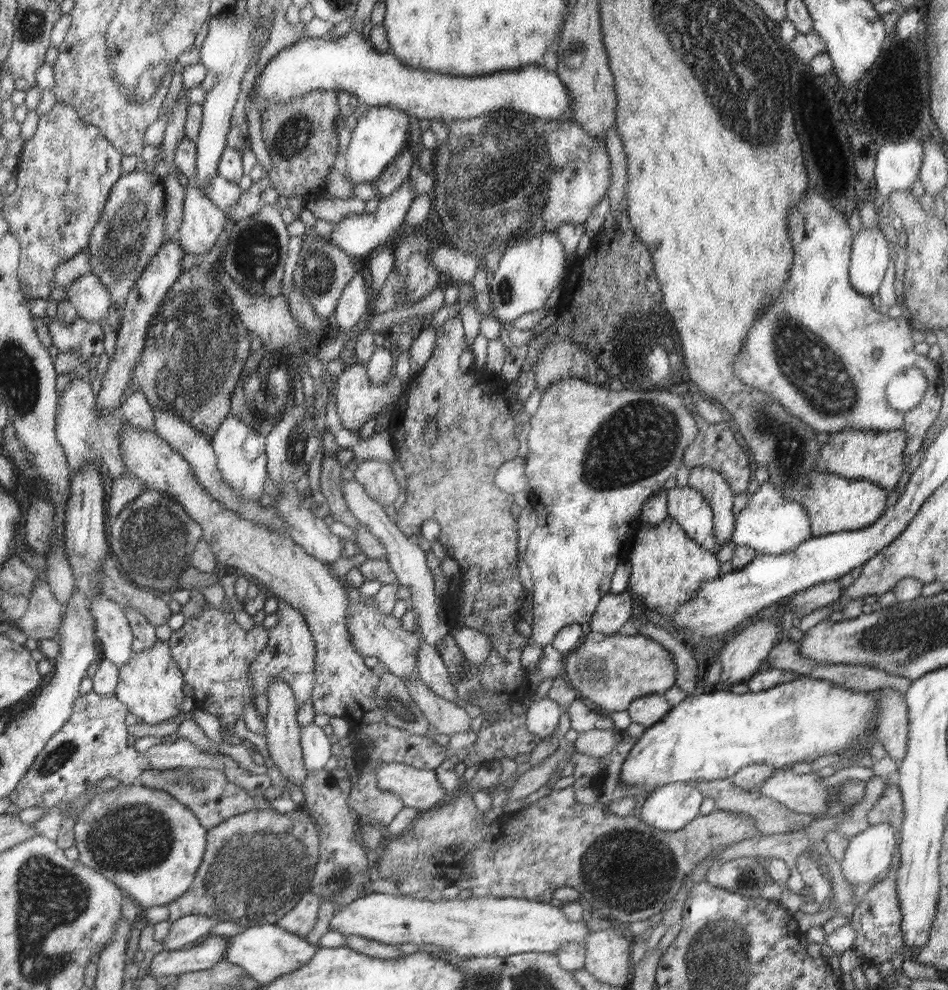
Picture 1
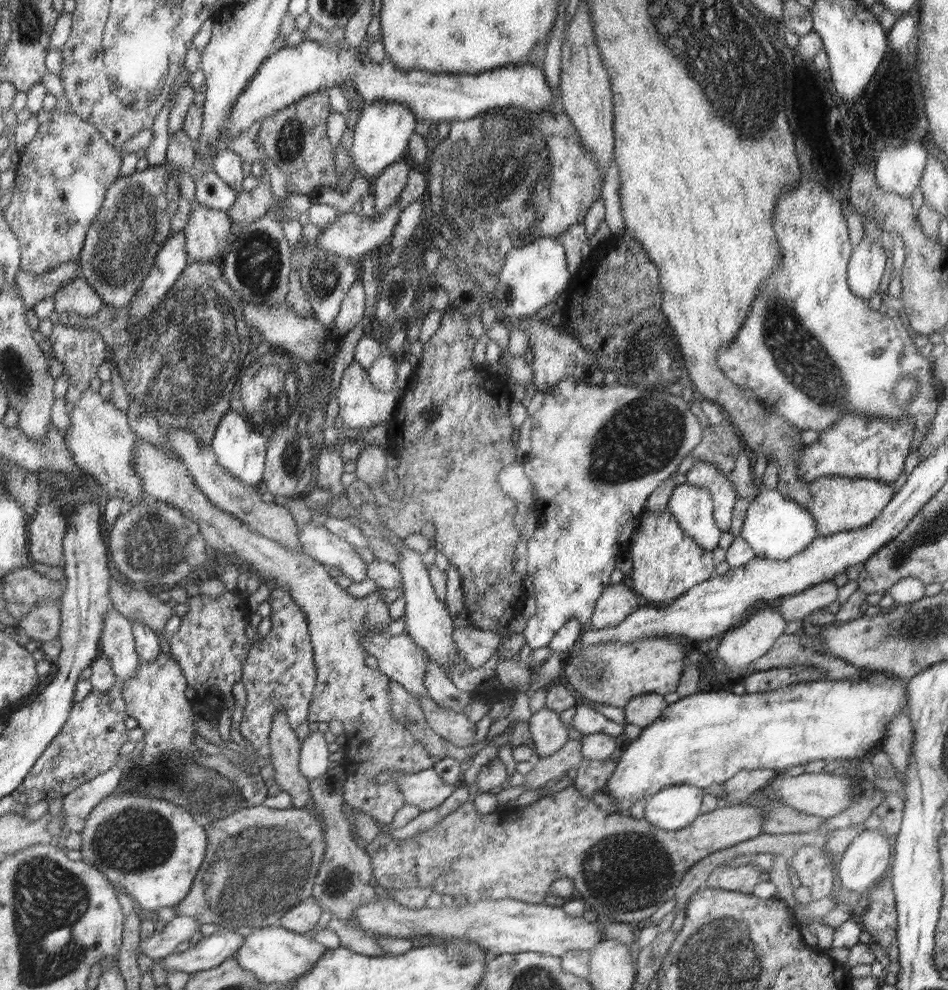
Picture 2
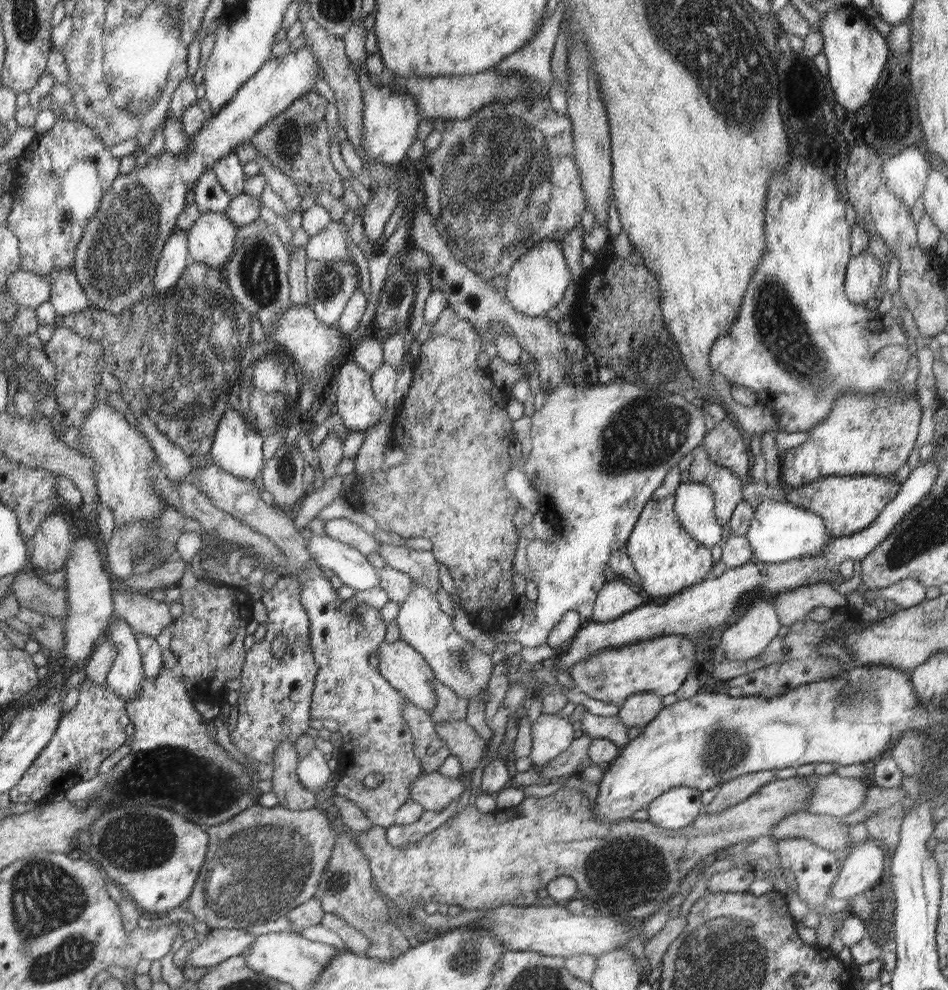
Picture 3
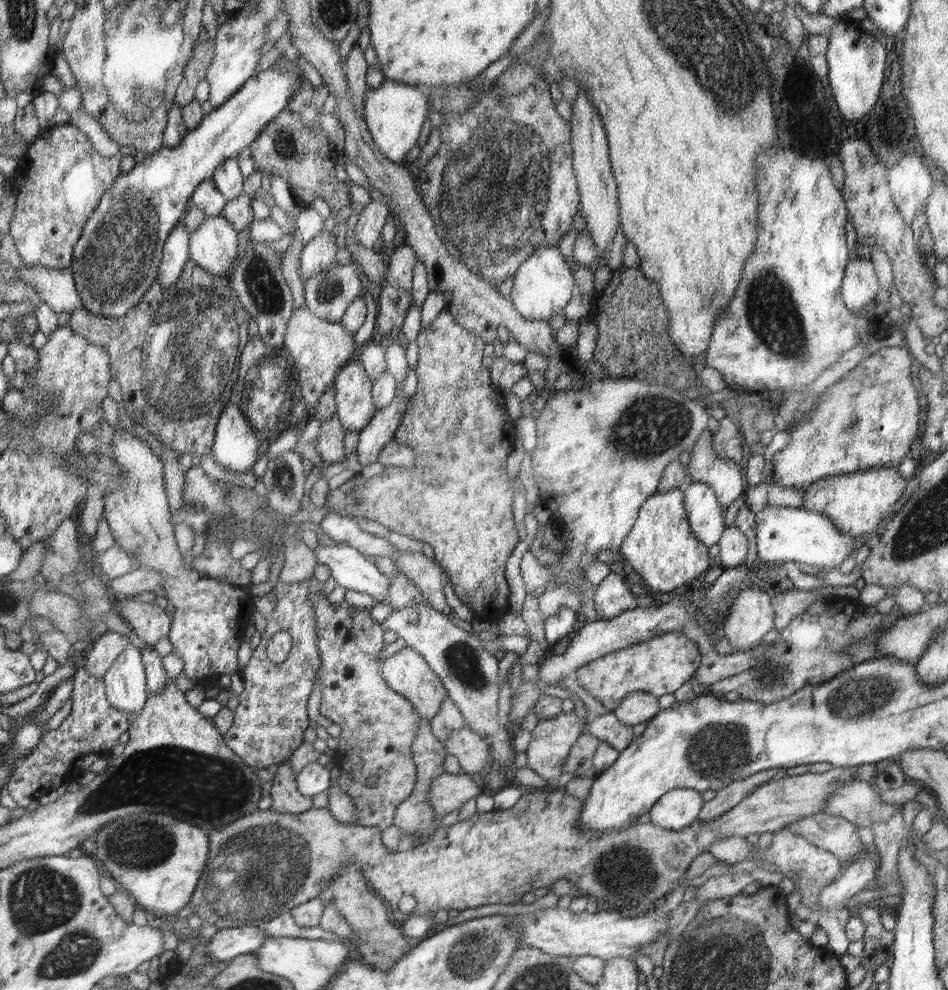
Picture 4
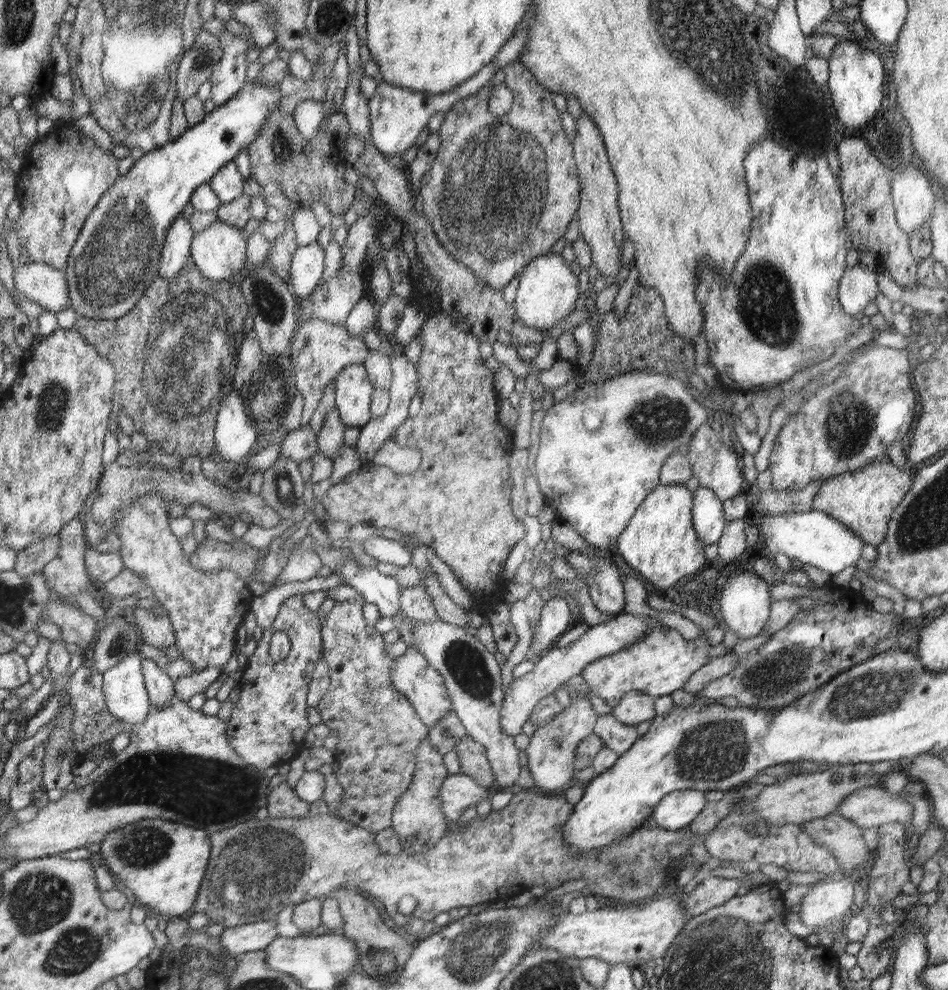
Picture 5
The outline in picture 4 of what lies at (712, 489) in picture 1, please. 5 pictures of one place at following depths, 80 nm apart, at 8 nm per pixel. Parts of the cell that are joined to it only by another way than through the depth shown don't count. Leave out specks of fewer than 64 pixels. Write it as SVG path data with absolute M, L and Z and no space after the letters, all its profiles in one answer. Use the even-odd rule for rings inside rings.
M705 428L692 446L690 460L687 463L693 483L712 487L716 491L721 506L728 506L744 494L744 476L733 460L717 453L713 443L712 430Z

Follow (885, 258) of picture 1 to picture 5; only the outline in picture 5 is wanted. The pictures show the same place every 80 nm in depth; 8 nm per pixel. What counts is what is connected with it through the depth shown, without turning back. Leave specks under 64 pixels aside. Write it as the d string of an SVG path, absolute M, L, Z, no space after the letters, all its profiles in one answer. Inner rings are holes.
M857 264L845 271L840 283L840 303L846 314L856 316L870 300L881 292L877 285L877 272Z

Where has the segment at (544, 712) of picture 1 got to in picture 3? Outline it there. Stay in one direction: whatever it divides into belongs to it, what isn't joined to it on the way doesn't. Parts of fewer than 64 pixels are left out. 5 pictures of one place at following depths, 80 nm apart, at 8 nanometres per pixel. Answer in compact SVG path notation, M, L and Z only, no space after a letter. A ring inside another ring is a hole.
M541 714L531 724L530 760L534 767L544 767L560 757L576 740L576 730L569 718Z

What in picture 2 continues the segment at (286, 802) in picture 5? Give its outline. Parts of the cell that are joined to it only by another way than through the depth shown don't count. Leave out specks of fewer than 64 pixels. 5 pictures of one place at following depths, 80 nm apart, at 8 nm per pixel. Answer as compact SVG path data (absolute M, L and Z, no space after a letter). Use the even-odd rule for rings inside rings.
M278 709L276 721L273 722L269 743L272 744L272 765L276 781L273 792L284 791L290 794L292 808L302 809L312 803L312 791L309 779L298 772L300 742L290 727L289 714Z

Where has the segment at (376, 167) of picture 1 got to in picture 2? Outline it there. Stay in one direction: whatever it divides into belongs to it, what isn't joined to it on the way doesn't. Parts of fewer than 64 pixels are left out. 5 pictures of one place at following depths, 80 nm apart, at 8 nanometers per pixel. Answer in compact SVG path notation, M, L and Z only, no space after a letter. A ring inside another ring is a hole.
M376 101L372 104L364 102L360 118L355 124L354 142L350 156L352 166L356 166L364 176L373 182L380 173L384 172L395 162L403 160L404 150L416 126L413 110L399 102Z

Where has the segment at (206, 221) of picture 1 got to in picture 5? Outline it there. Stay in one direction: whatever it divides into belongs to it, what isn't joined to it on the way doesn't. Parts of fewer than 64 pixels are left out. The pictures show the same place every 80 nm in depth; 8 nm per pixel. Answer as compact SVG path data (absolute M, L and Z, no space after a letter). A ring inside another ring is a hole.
M217 221L200 233L194 234L191 260L198 271L202 272L204 279L215 284L220 283L220 280L230 280L232 276L238 276L246 266L246 240L237 227Z

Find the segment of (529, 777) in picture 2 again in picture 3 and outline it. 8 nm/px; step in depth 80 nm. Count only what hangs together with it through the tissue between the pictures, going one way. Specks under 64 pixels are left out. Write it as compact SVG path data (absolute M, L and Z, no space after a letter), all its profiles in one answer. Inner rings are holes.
M583 735L576 738L573 745L569 747L560 757L554 759L552 763L544 765L544 767L534 767L535 771L542 777L554 778L564 777L566 775L578 775L586 767L590 766L591 761L588 756L588 746L592 738Z

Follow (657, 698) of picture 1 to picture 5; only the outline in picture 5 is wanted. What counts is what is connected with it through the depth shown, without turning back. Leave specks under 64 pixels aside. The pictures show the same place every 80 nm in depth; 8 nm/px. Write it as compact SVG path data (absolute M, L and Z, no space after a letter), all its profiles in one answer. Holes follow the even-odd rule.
M637 691L626 692L611 714L618 722L636 727L646 720L654 720L656 716L654 700L654 697Z

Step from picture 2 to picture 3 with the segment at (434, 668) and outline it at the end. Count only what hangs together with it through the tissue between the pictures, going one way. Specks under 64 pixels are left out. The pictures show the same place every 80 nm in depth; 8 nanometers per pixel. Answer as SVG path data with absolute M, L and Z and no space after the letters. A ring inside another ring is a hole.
M434 678L434 682L429 685L433 686L434 693L437 694L437 707L430 715L436 726L438 723L452 723L466 719L469 707L466 699L458 697L456 691L442 685L438 678Z

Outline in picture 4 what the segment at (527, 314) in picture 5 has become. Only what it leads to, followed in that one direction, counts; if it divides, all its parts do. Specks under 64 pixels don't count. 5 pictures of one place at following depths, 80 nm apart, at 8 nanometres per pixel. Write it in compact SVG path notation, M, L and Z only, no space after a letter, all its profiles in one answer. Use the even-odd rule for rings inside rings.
M542 247L533 257L529 257L514 274L514 283L511 293L516 312L519 312L524 320L550 320L555 314L562 314L570 302L574 302L575 265L572 258L566 258L562 250L556 247Z

